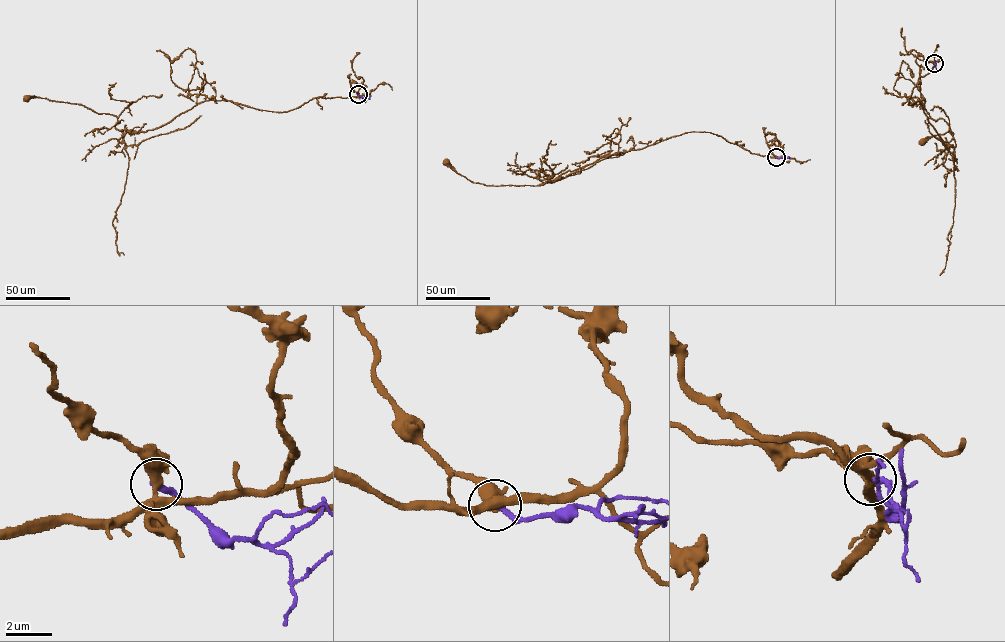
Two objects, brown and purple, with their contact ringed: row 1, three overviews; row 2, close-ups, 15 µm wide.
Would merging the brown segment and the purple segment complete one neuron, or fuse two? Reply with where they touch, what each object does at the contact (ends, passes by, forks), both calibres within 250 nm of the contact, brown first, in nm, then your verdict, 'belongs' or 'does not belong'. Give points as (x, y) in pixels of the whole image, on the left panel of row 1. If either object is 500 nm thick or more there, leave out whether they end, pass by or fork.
(358, 94) | brown forks | purple ends | 340/220 nm | does not belong

